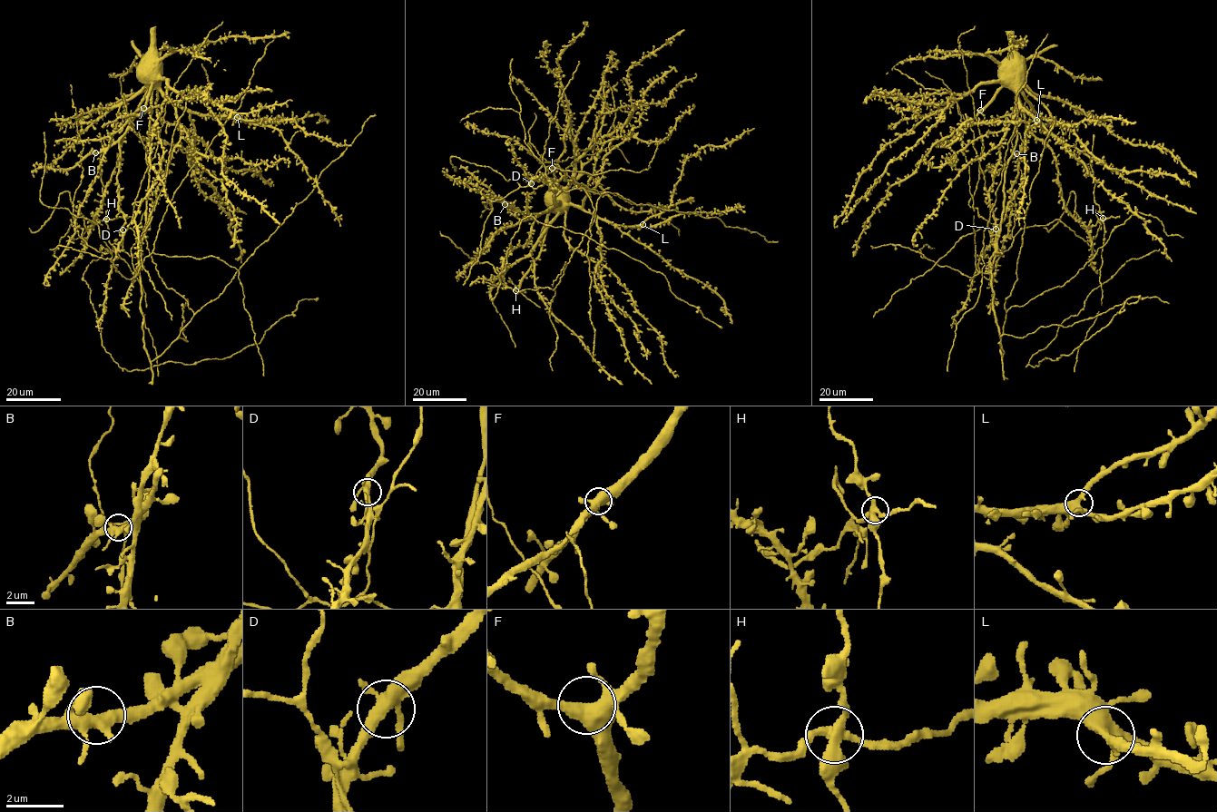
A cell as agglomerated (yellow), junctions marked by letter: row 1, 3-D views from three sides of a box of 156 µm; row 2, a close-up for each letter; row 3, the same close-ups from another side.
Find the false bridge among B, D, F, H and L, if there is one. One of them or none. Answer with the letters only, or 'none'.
H

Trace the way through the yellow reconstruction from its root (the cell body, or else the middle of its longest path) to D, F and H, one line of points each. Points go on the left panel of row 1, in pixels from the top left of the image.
D: (152, 80), (144, 81), (148, 92), (119, 142), (118, 207), (125, 220), (122, 229)
F: (152, 80), (143, 81), (151, 83), (143, 108)
H: (152, 80), (144, 81), (148, 92), (123, 136), (117, 165), (89, 229), (106, 218)

